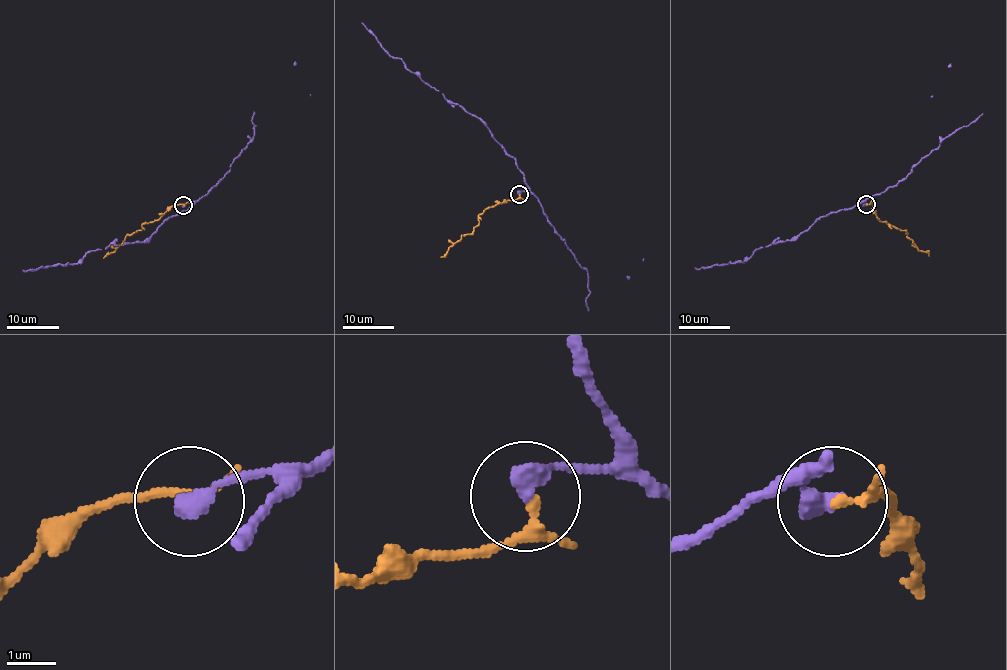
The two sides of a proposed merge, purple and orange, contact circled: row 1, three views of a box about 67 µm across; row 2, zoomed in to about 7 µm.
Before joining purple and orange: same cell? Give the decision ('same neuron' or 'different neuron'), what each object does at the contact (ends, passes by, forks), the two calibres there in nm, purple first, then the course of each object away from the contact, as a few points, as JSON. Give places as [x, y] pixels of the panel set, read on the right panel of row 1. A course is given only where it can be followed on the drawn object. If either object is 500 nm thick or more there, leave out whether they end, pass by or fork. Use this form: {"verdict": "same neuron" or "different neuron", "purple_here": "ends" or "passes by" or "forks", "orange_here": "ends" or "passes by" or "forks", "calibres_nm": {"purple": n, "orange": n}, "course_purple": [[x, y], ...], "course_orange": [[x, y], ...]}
{"verdict": "different neuron", "purple_here": "ends", "orange_here": "passes by", "calibres_nm": {"purple": 440, "orange": 190}, "course_purple": [[866, 204], [862, 202], [821, 216], [790, 240], [758, 248], [744, 262], [694, 267]], "course_orange": [[867, 204], [872, 204], [879, 218], [904, 230], [919, 250], [928, 255]]}

